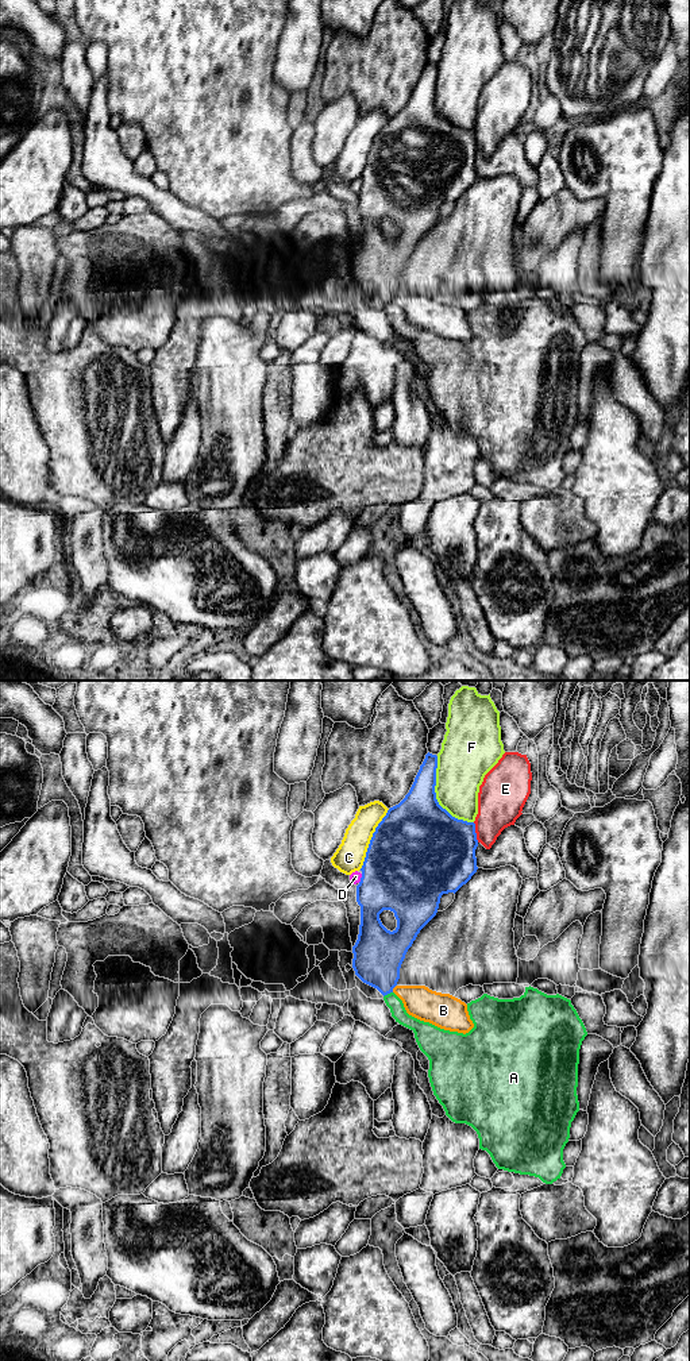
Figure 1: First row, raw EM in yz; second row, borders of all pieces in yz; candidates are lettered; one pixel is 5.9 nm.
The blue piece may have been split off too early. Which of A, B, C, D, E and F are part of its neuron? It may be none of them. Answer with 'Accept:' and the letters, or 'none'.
Accept: none

